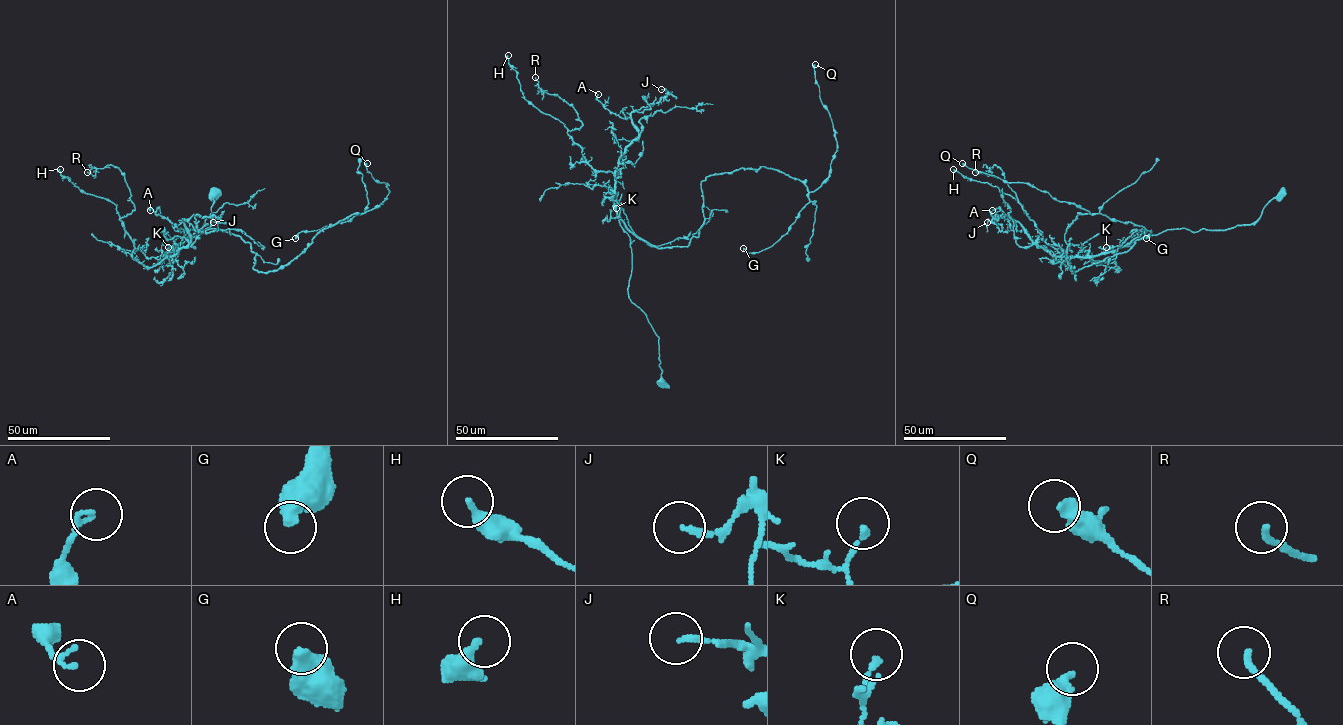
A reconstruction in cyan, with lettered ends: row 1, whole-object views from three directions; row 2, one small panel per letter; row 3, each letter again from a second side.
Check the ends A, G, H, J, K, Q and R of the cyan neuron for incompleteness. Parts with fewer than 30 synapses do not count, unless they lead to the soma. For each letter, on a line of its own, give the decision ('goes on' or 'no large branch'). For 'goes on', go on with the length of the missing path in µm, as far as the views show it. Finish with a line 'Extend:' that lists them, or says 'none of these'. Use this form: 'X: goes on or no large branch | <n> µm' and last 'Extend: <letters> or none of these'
A: no large branch
G: no large branch
H: no large branch
J: no large branch
K: no large branch
Q: no large branch
R: no large branch
Extend: none of these

